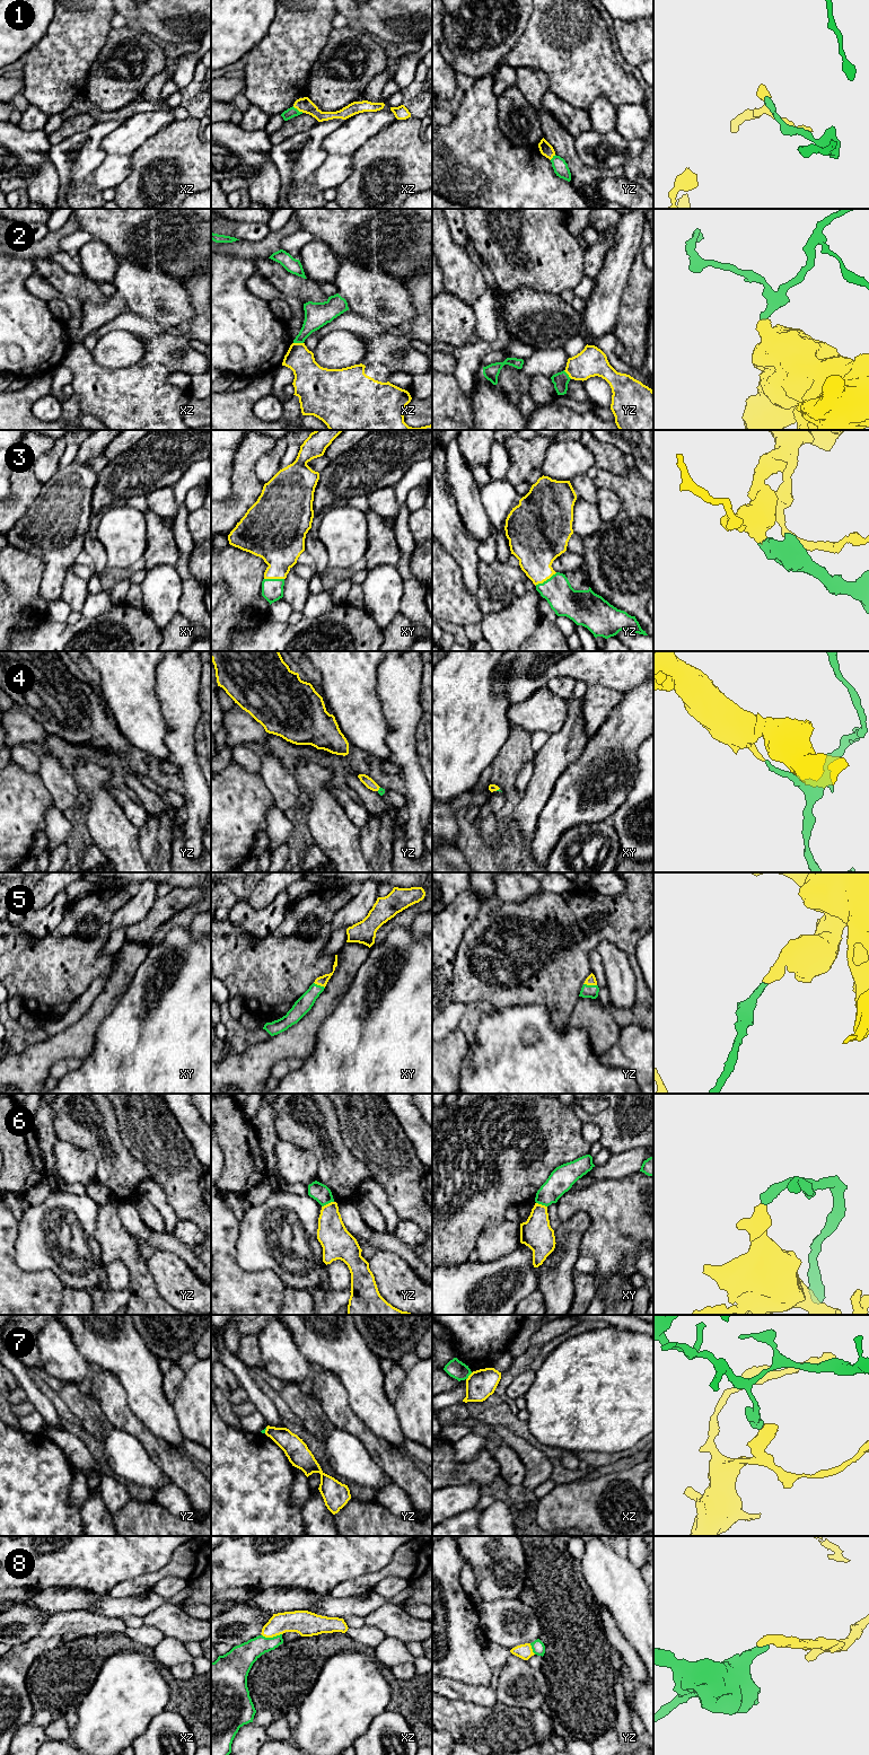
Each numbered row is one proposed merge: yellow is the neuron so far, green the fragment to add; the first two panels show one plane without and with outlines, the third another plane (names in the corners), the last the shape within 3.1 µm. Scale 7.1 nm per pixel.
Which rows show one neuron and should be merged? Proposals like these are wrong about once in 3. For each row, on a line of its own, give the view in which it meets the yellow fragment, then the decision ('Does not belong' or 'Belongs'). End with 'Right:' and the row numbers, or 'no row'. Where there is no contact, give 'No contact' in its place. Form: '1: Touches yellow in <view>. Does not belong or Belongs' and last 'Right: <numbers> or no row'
1: Touches yellow in xz. Does not belong
2: Touches yellow in xz. Does not belong
3: Touches yellow in yz. Belongs
4: Touches yellow in yz. Belongs
5: Touches yellow in yz. Belongs
6: Touches yellow in yz. Does not belong
7: Touches yellow in xz. Does not belong
8: Touches yellow in xz. Belongs
Right: 3, 4, 5, 8

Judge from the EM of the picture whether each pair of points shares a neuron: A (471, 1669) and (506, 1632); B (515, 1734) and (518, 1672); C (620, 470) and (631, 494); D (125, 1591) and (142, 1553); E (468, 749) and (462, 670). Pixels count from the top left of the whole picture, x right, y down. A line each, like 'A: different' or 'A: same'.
A: different
B: different
C: different
D: different
E: same

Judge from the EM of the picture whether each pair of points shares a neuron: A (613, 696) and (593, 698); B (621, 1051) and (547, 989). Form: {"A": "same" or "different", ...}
{"A": "same", "B": "different"}

